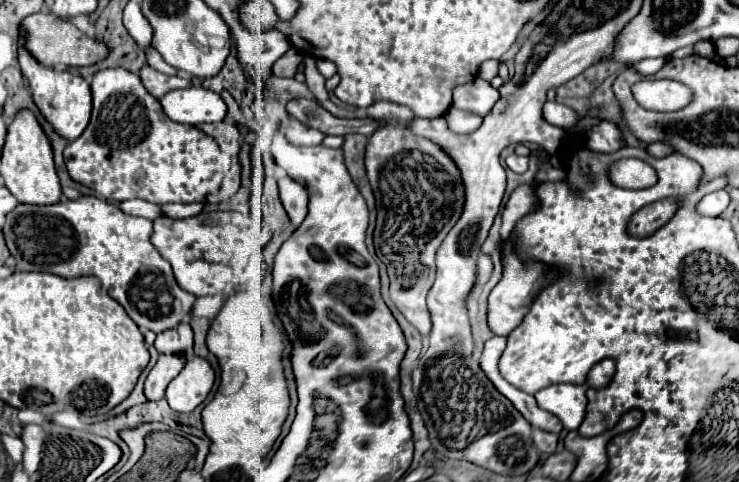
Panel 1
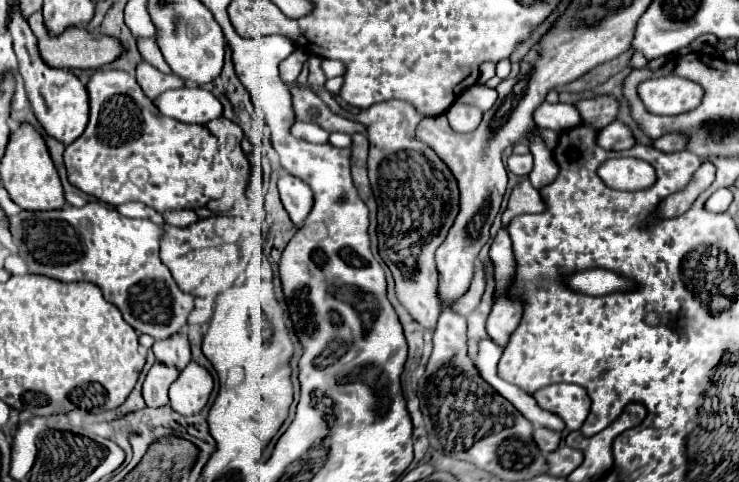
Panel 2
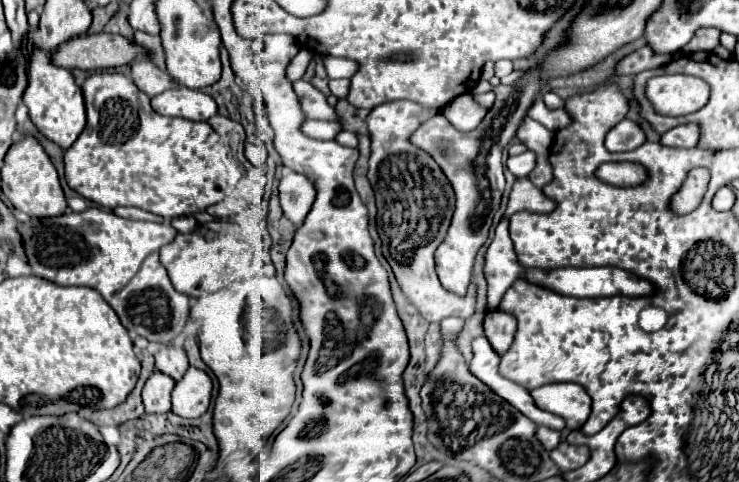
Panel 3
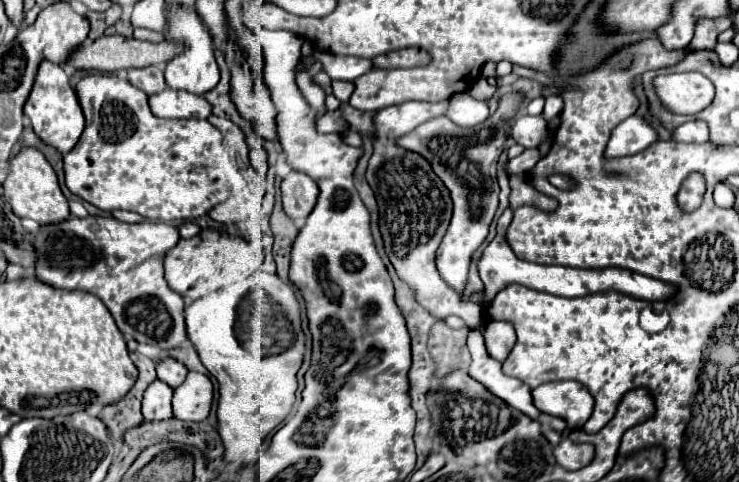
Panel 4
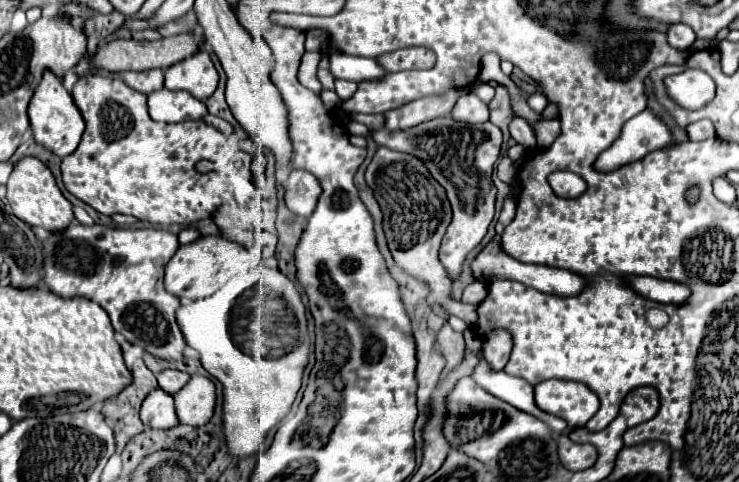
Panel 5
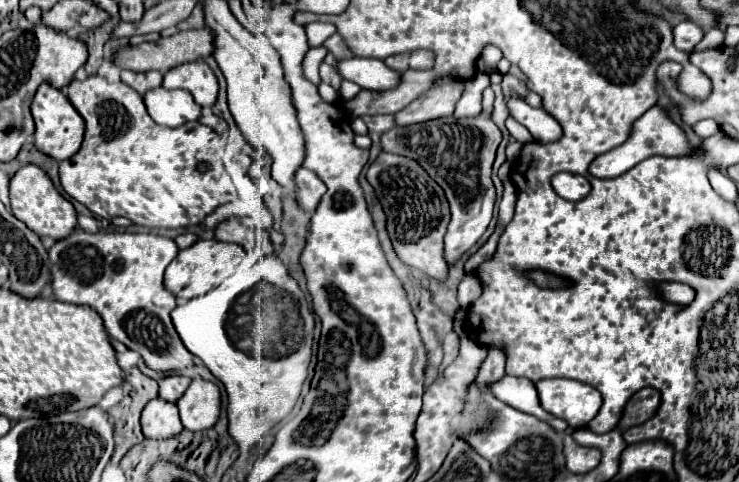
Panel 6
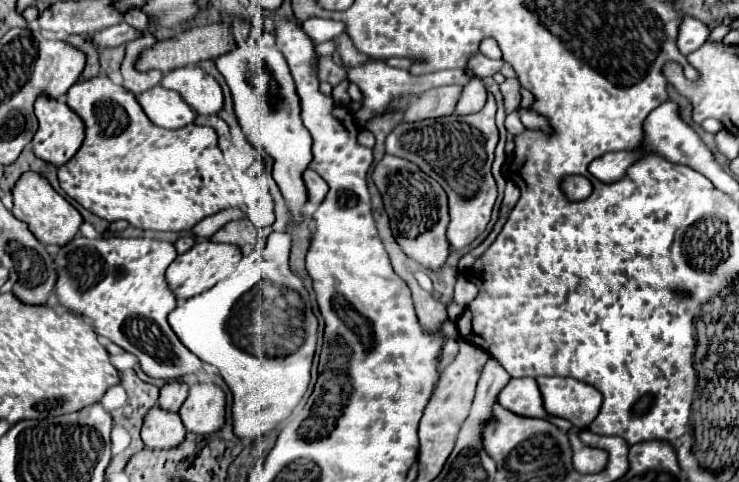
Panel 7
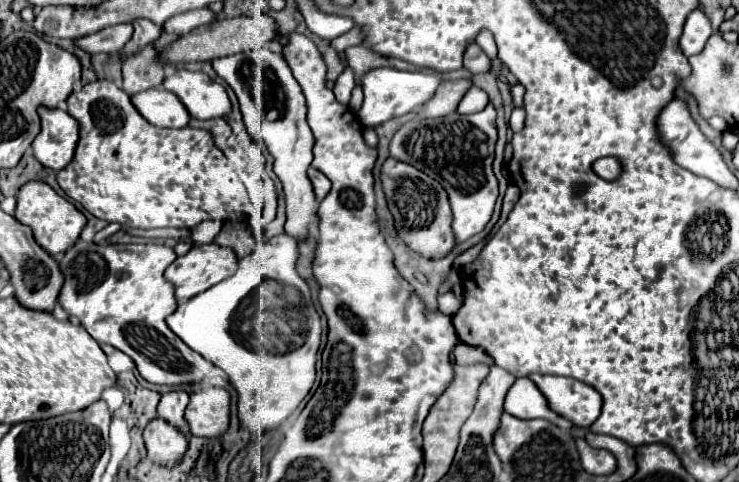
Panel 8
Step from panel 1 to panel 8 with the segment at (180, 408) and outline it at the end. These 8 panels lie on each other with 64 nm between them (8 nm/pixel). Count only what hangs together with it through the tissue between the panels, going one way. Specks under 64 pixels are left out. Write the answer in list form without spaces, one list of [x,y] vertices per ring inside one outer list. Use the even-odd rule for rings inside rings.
[[[224,388],[194,390],[184,418],[194,436],[212,438],[224,434],[230,424],[230,394]]]

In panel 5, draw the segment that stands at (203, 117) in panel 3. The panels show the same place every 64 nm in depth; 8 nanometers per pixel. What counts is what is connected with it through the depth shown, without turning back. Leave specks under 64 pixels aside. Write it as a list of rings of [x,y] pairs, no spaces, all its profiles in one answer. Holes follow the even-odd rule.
[[[156,90],[148,94],[148,110],[150,116],[158,122],[182,122],[182,120],[200,120],[208,114],[204,102],[192,98],[192,94],[184,90]]]

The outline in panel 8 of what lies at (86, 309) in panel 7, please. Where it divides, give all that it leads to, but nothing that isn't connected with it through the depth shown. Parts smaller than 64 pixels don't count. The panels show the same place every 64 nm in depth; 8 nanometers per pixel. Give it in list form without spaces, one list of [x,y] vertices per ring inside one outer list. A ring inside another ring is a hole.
[[[78,240],[70,246],[60,258],[60,270],[64,274],[64,286],[60,290],[58,302],[68,312],[68,316],[76,316],[80,324],[90,332],[90,336],[98,342],[112,344],[114,348],[128,354],[134,362],[142,378],[152,384],[180,386],[188,382],[202,380],[212,370],[212,364],[204,360],[200,354],[190,350],[166,324],[166,316],[176,310],[174,286],[164,278],[164,270],[176,258],[174,250],[164,244],[106,244],[100,246],[96,242]]]

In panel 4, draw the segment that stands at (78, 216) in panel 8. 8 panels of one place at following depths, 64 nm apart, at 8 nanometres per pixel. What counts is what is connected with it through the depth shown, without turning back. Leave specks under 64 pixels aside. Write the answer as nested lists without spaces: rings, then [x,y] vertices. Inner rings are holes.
[[[24,146],[24,150],[18,150],[10,158],[10,172],[8,172],[2,188],[4,188],[6,202],[10,202],[12,210],[18,216],[32,218],[38,224],[62,222],[62,220],[66,220],[70,216],[68,202],[66,202],[62,190],[58,186],[58,178],[56,178],[54,168],[46,160],[46,156],[40,154],[40,150],[36,150],[32,146]]]

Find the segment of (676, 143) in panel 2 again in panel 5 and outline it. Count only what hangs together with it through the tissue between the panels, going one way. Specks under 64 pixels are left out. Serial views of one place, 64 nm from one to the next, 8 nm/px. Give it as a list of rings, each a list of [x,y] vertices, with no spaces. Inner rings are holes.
[[[698,120],[684,128],[688,134],[688,140],[708,140],[714,136],[714,126],[710,120]]]

